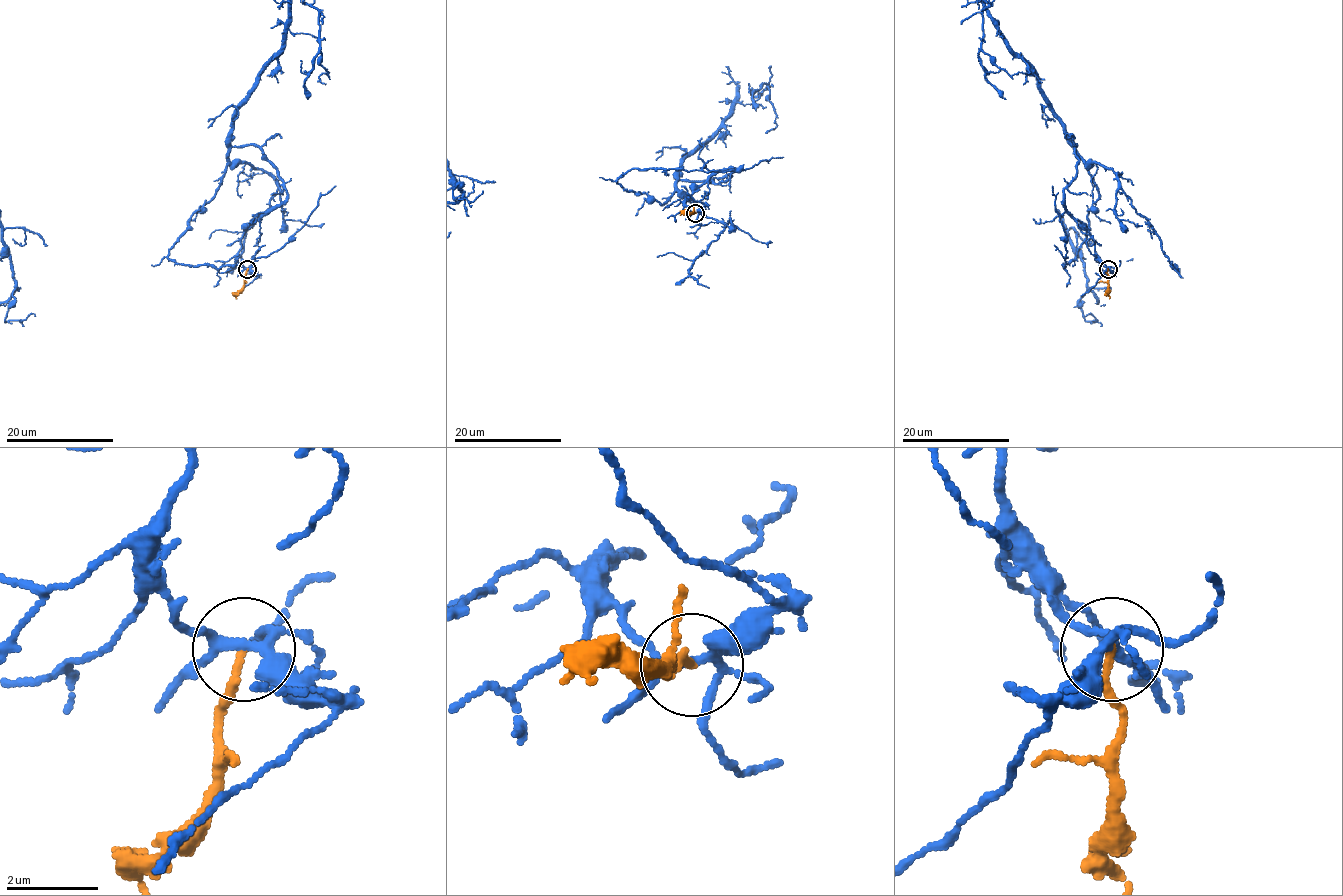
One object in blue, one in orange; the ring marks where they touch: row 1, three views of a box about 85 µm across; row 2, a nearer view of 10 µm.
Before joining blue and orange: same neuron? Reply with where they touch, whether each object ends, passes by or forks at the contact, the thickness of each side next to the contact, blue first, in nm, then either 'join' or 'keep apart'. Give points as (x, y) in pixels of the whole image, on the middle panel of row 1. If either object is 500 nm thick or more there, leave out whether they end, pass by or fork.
place (695, 213); blue forks; orange ends; calibres 200 and 160 nm; keep apart

